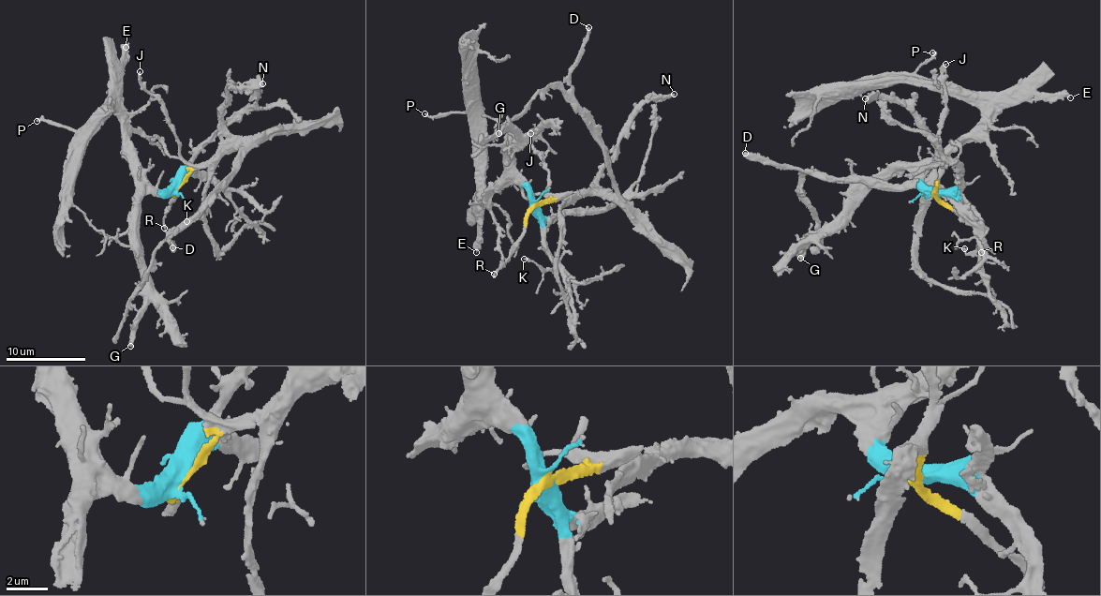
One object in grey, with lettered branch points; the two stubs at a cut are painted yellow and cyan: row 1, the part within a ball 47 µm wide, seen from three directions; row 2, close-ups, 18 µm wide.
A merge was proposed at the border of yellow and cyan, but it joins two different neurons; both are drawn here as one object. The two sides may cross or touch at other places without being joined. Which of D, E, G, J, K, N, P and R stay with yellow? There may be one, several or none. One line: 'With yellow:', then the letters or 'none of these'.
With yellow: D, J, N, R

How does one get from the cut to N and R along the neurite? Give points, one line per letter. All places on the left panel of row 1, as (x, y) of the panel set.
N: (178, 187), (183, 179), (216, 153), (221, 105), (226, 103), (227, 95), (224, 90), (256, 88), (263, 83)
R: (178, 187), (173, 193), (177, 196), (164, 217), (163, 229)

